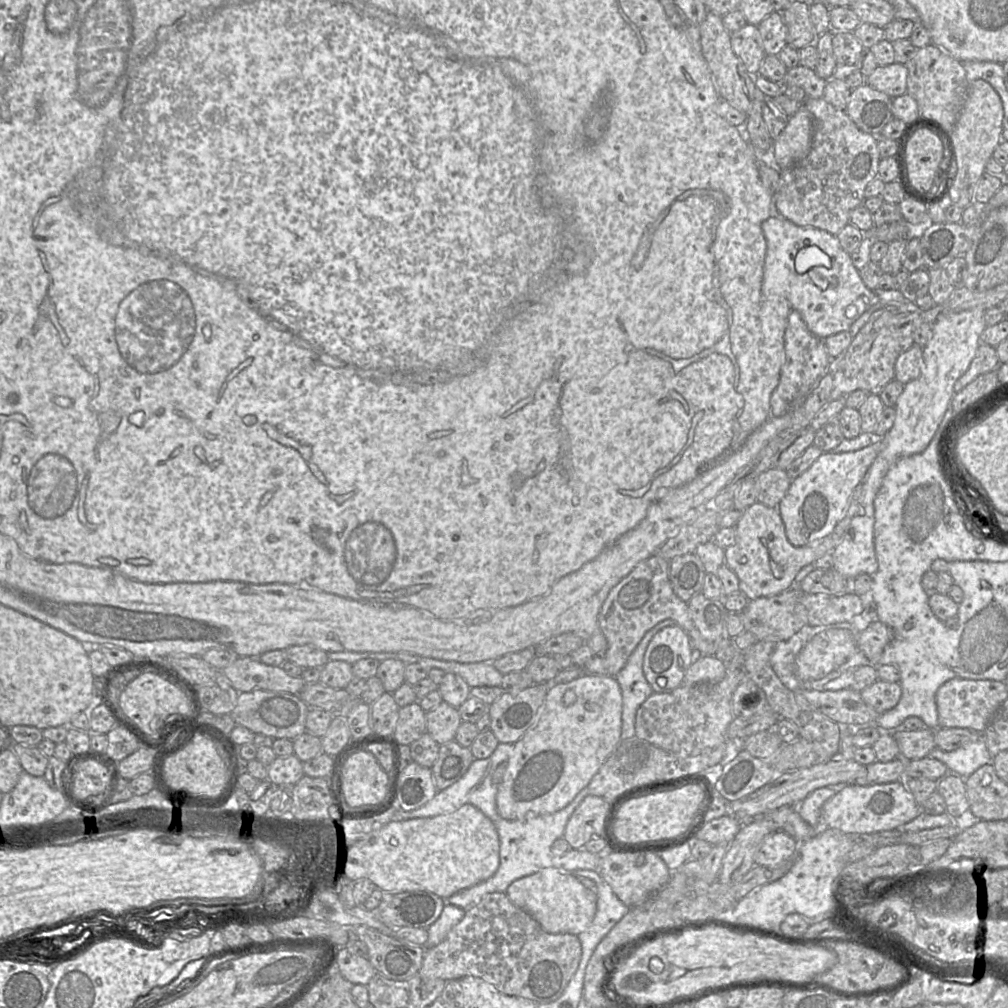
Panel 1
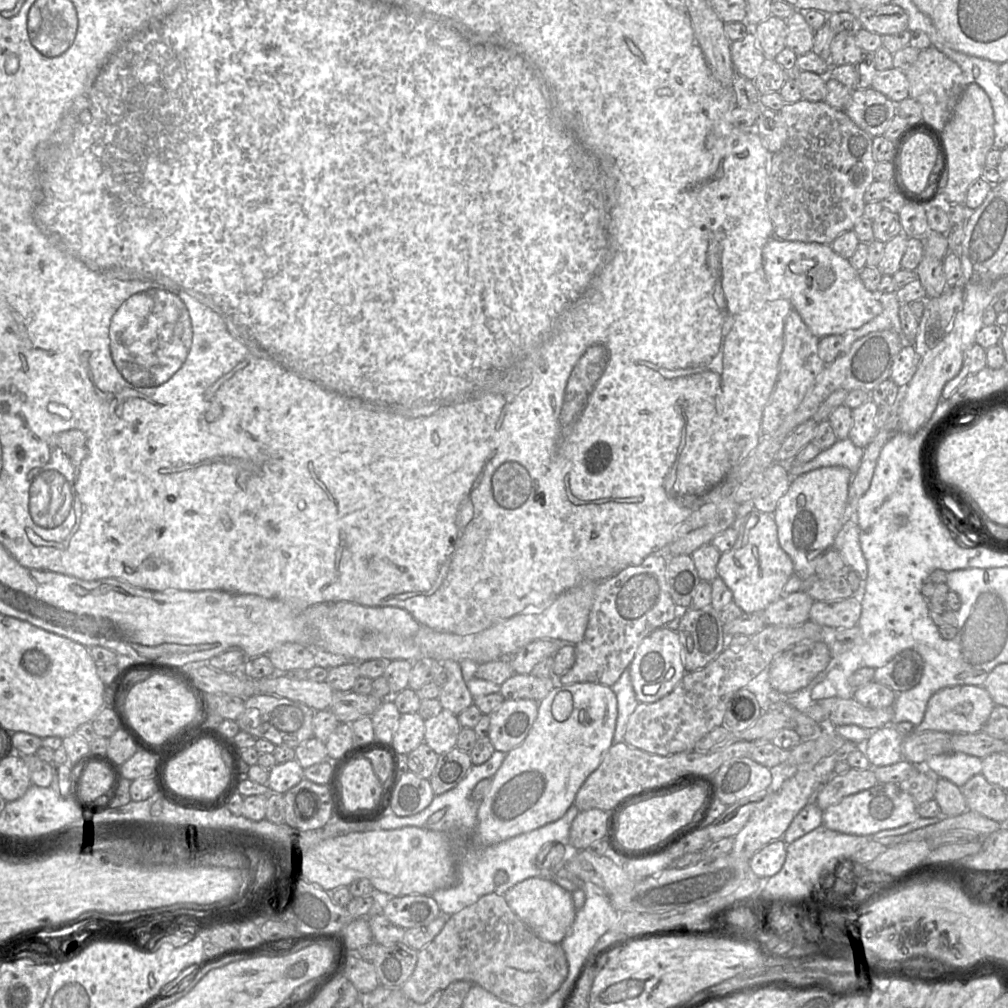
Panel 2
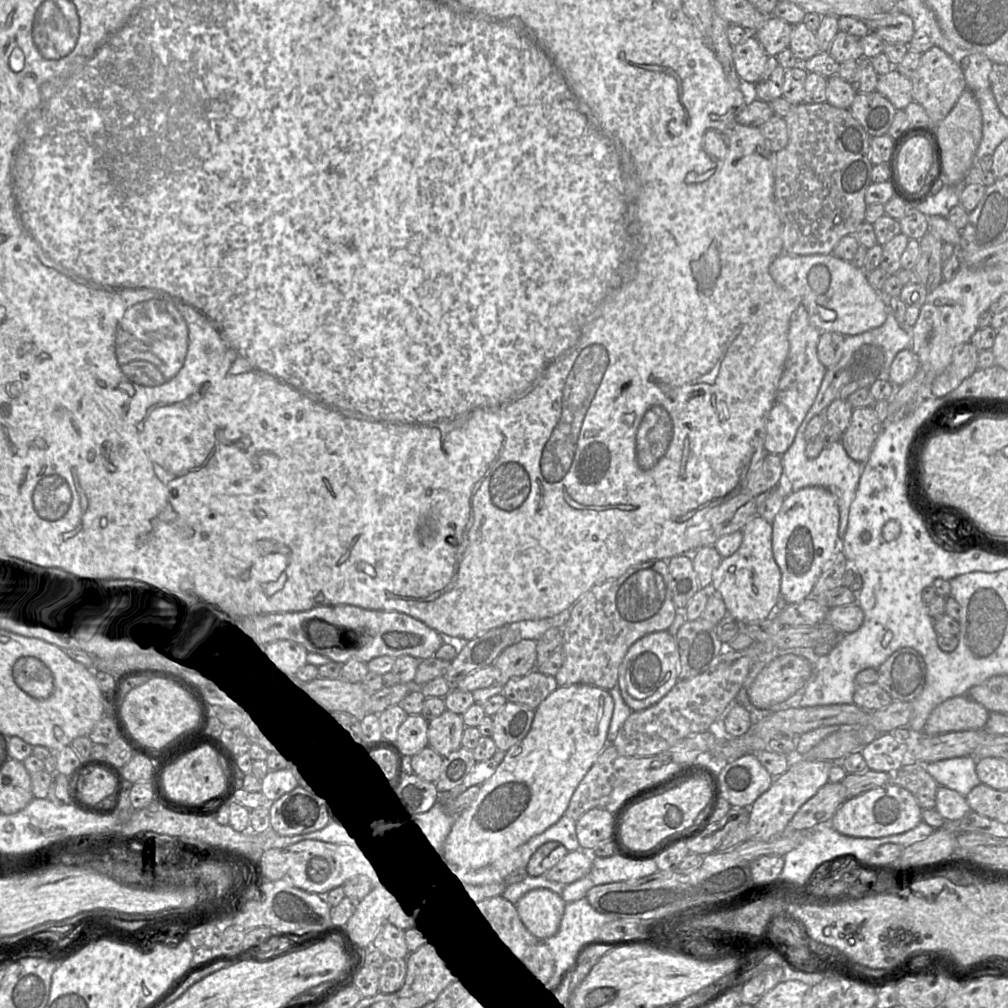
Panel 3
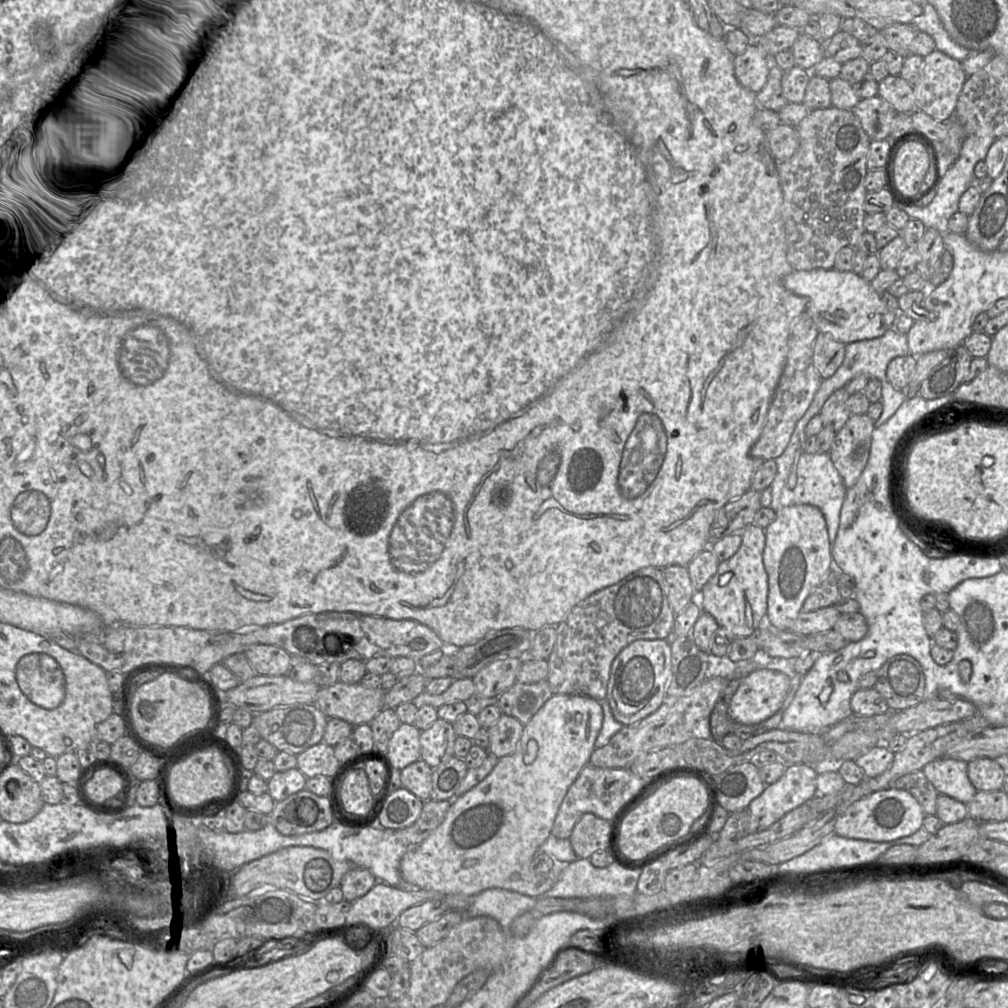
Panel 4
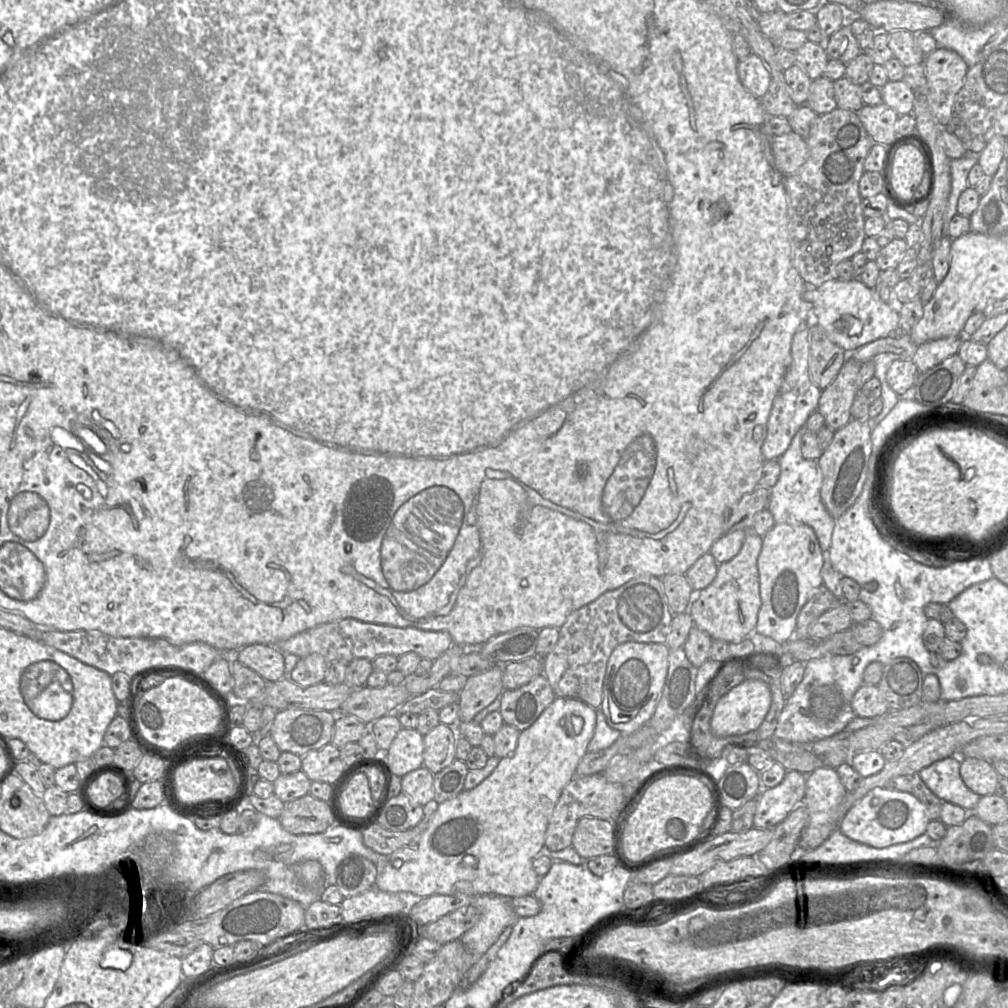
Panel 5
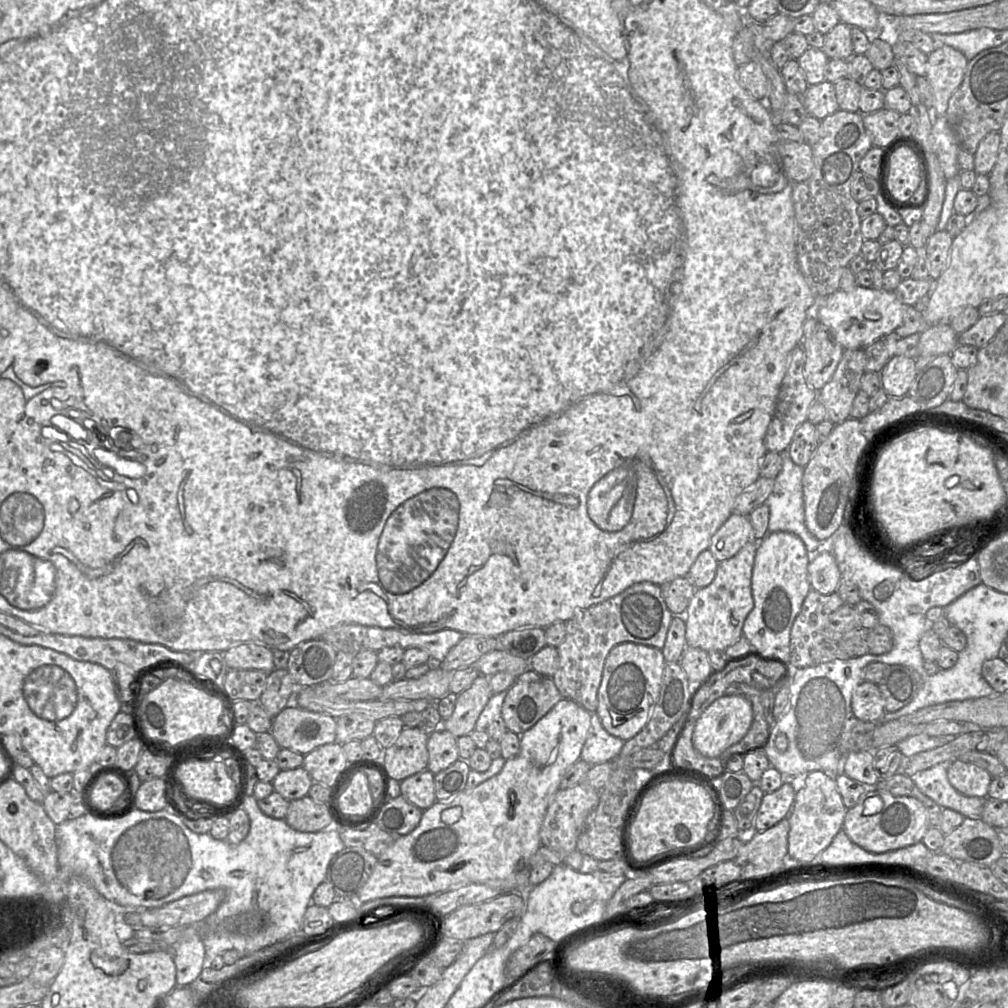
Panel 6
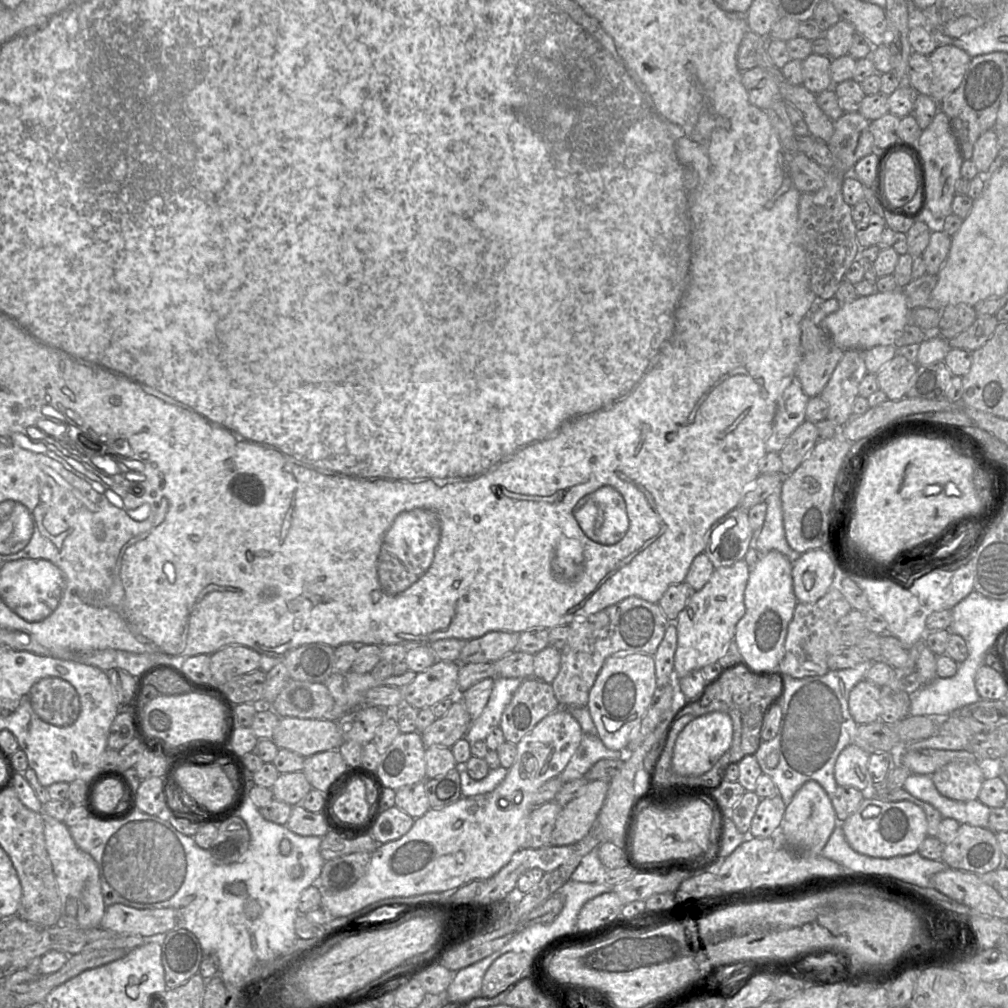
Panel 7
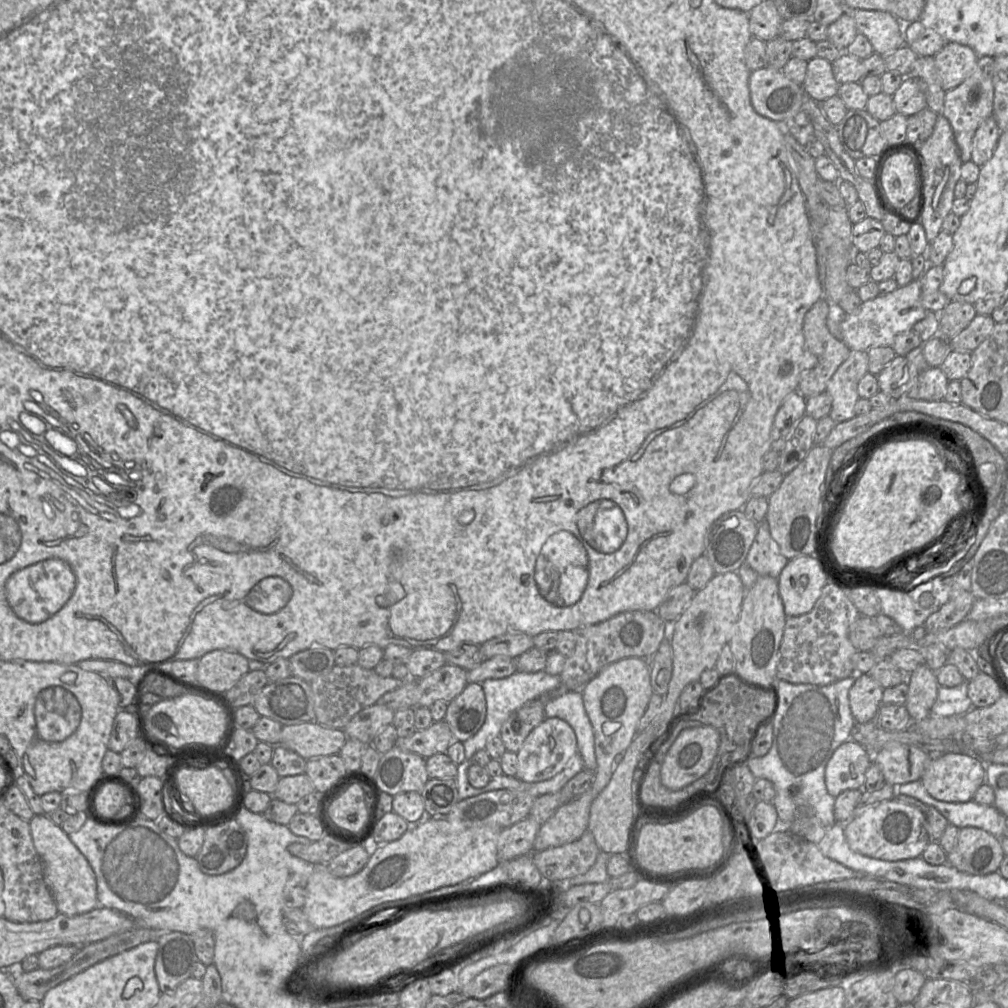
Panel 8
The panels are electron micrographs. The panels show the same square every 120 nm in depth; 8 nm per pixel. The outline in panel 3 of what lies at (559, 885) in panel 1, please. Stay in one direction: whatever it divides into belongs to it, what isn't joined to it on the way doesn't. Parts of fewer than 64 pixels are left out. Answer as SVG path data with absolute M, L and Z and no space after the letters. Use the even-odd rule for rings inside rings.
M534 889L507 906L522 932L529 938L545 941L555 935L560 926L563 905L559 894L547 889Z

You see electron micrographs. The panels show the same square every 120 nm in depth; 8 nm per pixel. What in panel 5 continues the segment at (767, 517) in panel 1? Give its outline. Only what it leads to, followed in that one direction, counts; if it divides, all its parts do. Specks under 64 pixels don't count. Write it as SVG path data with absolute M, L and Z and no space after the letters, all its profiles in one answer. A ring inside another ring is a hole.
M748 531L739 553L726 563L718 565L717 575L713 582L700 591L698 598L689 605L694 626L710 635L713 640L723 640L727 643L740 643L754 631L757 624L758 612L761 607L759 590L759 573L757 560L761 552L762 537Z

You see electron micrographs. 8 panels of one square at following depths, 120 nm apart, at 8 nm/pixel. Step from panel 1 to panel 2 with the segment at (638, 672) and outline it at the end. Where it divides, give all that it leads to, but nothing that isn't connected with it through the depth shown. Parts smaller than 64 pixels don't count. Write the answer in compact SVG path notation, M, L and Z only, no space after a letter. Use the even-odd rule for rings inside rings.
M628 669L625 670L620 678L611 686L611 689L616 695L618 710L613 743L619 743L624 741L624 734L629 717L639 704Z

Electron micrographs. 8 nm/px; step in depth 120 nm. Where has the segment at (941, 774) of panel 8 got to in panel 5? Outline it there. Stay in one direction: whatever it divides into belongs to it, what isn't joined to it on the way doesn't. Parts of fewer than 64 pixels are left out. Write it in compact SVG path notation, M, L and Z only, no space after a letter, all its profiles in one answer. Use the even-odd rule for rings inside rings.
M960 758L959 772L965 785L980 797L995 793L1000 776L991 762L978 758Z

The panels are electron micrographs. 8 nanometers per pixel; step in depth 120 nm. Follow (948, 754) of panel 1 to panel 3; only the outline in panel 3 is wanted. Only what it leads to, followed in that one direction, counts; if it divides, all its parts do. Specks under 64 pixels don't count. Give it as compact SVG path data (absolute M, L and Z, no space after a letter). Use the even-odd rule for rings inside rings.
M973 756L949 758L924 766L938 786L947 787L962 796L967 796L980 783L975 771L976 759Z

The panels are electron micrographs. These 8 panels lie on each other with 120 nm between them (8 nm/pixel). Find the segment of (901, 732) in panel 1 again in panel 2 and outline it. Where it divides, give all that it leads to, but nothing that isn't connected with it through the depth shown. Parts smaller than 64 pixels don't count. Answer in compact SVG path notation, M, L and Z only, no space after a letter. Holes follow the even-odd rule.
M914 727L914 732L904 737L903 759L913 765L920 765L932 756L952 753L951 736L937 731L916 732Z

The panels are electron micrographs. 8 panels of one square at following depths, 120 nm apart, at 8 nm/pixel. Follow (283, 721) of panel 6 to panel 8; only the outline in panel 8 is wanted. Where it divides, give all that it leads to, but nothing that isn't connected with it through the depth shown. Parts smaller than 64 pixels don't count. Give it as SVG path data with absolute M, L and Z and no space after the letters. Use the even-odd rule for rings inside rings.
M316 722L282 726L280 745L296 752L306 761L339 755L347 741L343 729L324 727Z

